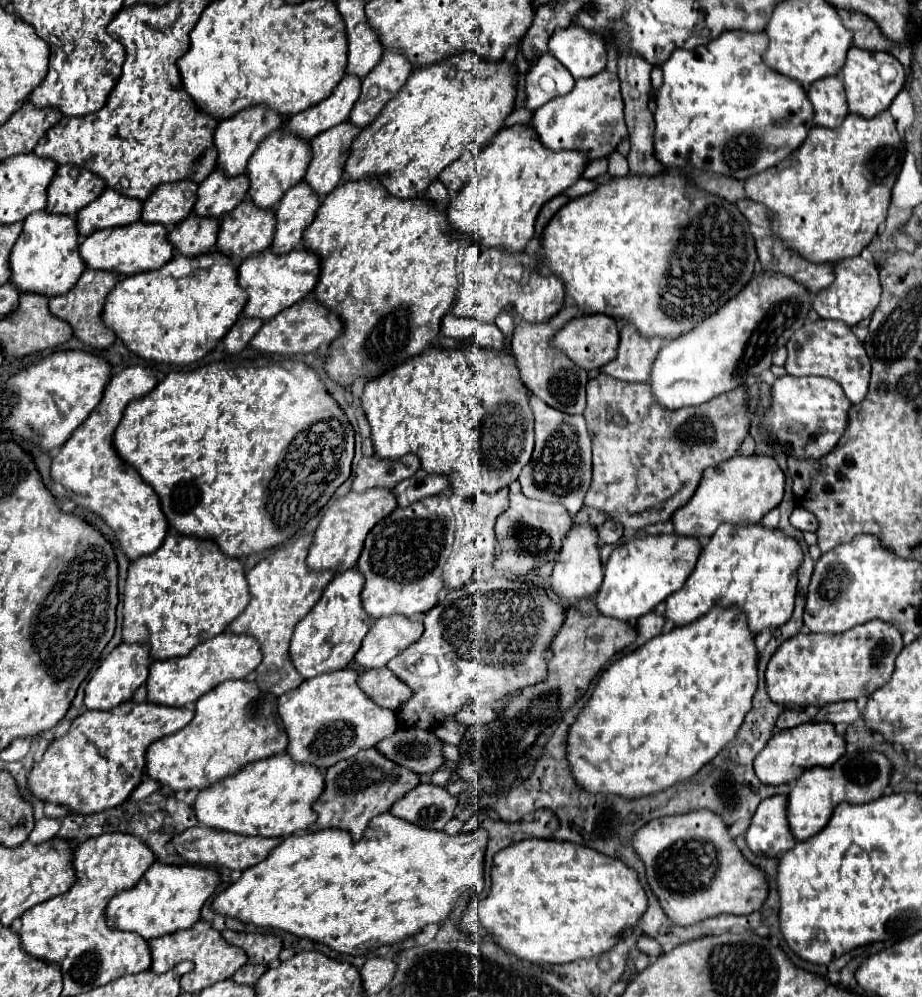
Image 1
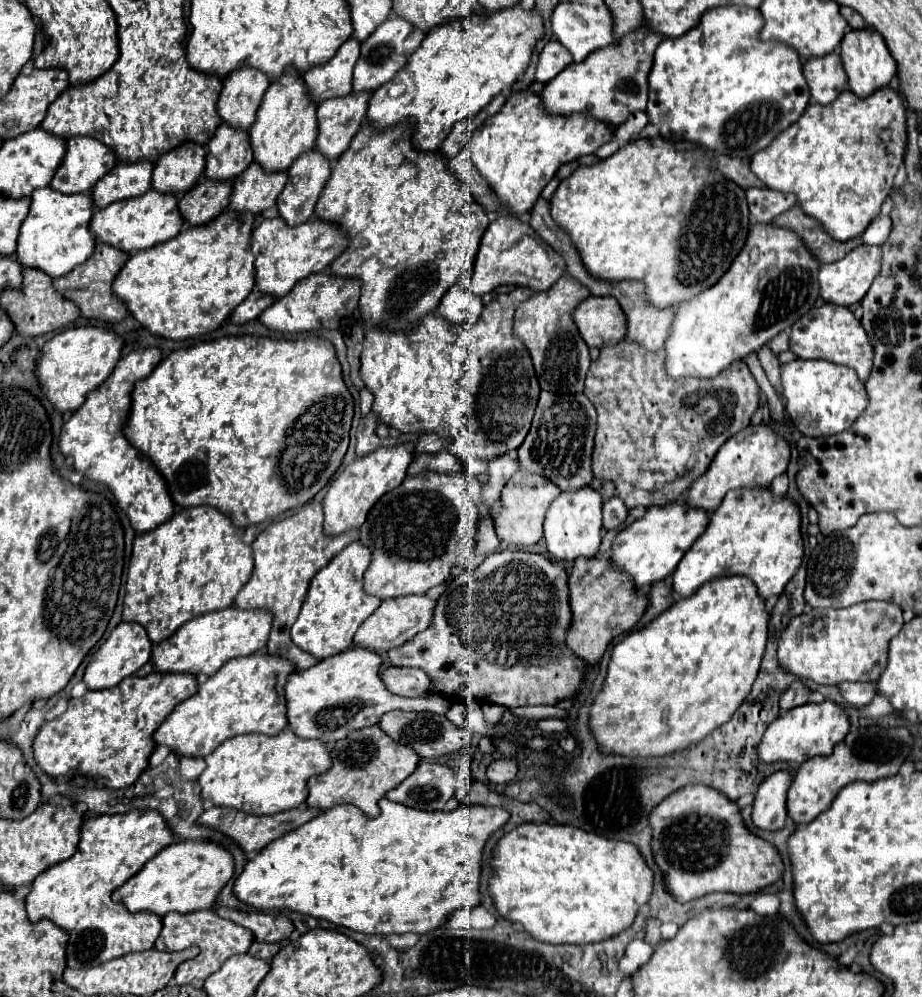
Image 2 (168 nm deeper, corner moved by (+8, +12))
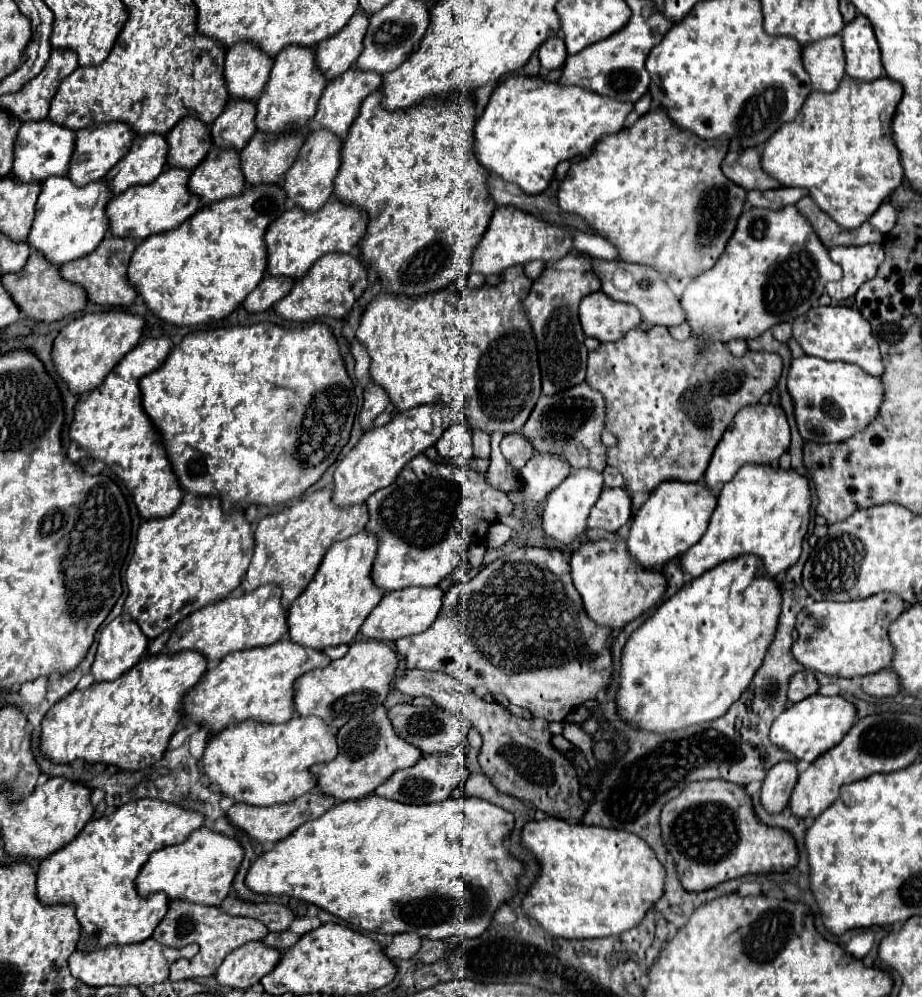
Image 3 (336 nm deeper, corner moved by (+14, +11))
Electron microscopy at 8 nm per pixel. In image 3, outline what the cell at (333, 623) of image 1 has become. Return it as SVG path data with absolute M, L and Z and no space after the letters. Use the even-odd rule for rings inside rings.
M361 530L329 548L309 588L289 608L289 636L293 642L325 650L329 646L351 644L369 612L383 598L383 590L371 580L371 566L377 552L377 536Z

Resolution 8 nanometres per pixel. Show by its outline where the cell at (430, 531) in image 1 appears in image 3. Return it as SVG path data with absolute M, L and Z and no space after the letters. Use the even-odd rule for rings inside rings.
M425 454L415 456L389 488L375 492L367 500L367 506L371 516L367 530L379 538L379 550L371 576L373 582L385 592L403 590L407 586L437 586L457 568L469 544L473 544L475 540L483 540L489 526L499 516L509 516L515 510L515 504L505 492L487 484L487 474L479 474L471 466L433 462Z

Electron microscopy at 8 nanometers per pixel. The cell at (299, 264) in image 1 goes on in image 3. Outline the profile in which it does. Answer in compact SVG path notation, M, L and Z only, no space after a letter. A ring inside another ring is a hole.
M329 200L317 212L305 212L293 206L283 212L267 230L267 250L269 250L269 272L275 276L301 278L305 272L327 252L353 252L361 238L365 236L365 212L361 208L349 208L339 200Z

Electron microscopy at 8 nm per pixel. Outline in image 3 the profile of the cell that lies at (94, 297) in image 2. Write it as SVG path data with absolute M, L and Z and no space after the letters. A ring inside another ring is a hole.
M109 236L99 244L99 248L93 254L61 266L61 276L69 282L81 284L87 290L89 300L95 304L129 306L137 296L135 288L129 284L129 278L127 278L127 266L129 266L129 260L131 260L135 248L137 248L137 240L125 240L125 238Z

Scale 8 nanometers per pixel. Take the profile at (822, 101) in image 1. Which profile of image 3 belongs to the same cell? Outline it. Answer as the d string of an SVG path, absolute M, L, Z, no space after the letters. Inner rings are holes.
M833 36L833 40L821 40L821 44L809 44L809 48L803 48L803 66L811 76L813 90L835 92L845 76L841 38Z

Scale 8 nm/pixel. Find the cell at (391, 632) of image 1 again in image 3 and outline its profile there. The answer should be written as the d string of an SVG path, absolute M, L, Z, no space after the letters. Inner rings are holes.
M439 586L433 588L403 588L397 592L387 592L383 600L377 604L377 608L371 612L371 616L361 626L361 634L371 640L383 640L383 642L395 642L403 636L419 634L433 624L441 610L441 598L443 590Z

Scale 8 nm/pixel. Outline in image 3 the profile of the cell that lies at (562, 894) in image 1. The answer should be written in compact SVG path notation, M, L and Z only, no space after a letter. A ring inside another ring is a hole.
M545 818L525 824L523 844L541 860L541 876L523 898L523 910L553 936L621 934L635 928L663 896L665 868L649 844L631 832Z

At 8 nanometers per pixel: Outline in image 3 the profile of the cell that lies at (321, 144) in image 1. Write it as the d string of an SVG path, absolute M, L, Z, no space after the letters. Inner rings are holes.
M349 68L347 72L343 72L341 76L337 76L335 80L331 80L331 82L325 86L323 96L321 96L321 100L319 100L319 106L317 106L317 114L315 114L313 120L317 122L317 126L331 130L331 132L337 134L341 140L345 140L349 126L353 124L353 120L355 120L357 114L359 114L361 102L363 102L371 92L375 92L375 90L381 86L381 82L383 82L383 78L381 78L377 72L365 72L365 70Z

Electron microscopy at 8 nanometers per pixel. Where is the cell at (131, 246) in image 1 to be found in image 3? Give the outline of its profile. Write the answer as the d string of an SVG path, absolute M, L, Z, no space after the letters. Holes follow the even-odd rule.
M165 168L163 174L153 182L131 186L123 194L113 196L107 204L107 216L111 222L109 234L119 238L135 238L137 242L141 242L151 234L181 226L201 208L201 200L197 200L197 196L193 196L193 192L185 188L185 180L189 180L189 172L185 172L183 168Z

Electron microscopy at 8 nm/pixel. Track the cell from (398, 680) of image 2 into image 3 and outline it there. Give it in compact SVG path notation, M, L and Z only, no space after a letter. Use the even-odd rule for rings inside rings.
M409 670L395 682L395 686L409 696L431 698L437 706L463 716L473 728L479 730L483 736L483 748L477 758L483 774L499 792L515 796L523 802L531 802L547 816L581 822L581 816L585 814L585 802L579 796L577 770L571 760L553 748L549 722L541 718L515 718L505 706L497 702L485 702L459 680L433 670Z

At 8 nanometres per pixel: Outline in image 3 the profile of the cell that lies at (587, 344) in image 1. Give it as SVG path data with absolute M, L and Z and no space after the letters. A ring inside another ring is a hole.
M599 290L581 300L579 320L585 336L601 342L615 342L641 324L641 312L631 304L611 300Z

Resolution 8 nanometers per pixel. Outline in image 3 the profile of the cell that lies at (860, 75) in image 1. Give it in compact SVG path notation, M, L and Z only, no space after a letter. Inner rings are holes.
M857 14L855 20L845 24L841 38L847 60L845 66L847 76L867 82L883 76L883 64L881 64L875 32L865 16Z

